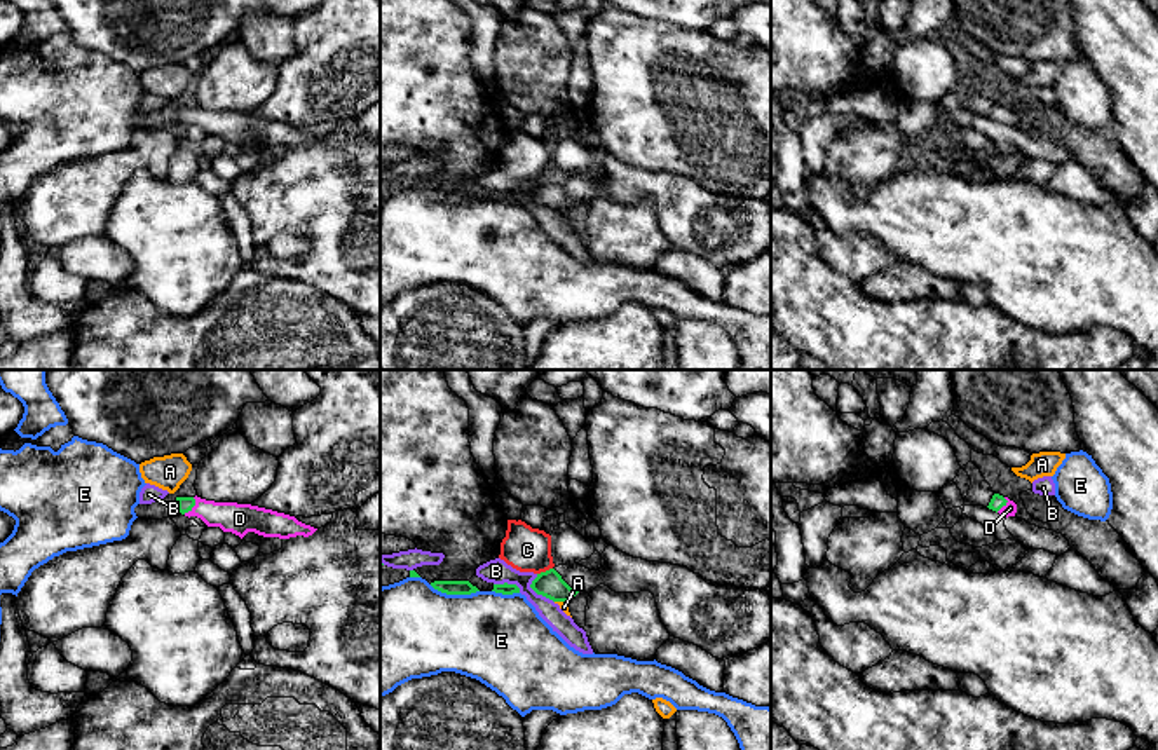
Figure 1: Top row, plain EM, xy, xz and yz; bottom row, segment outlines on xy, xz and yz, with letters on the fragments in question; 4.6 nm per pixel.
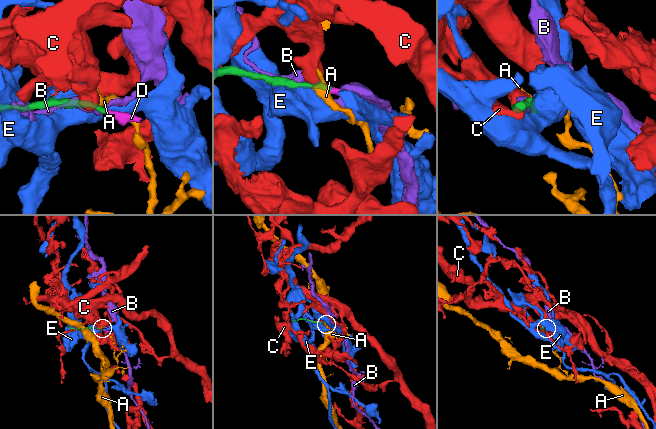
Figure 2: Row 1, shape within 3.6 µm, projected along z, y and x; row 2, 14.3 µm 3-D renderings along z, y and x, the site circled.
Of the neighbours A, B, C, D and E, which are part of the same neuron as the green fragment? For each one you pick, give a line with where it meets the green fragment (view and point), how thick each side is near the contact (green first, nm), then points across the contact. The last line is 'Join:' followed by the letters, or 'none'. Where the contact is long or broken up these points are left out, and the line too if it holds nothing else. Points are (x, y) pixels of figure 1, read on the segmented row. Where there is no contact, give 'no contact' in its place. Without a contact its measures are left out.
D: meets green in xy at (192, 506); 70 nm thick on the green side, 140 nm on the other; runs through xy (185, 504), (192, 506), (239, 518)
Join: D

